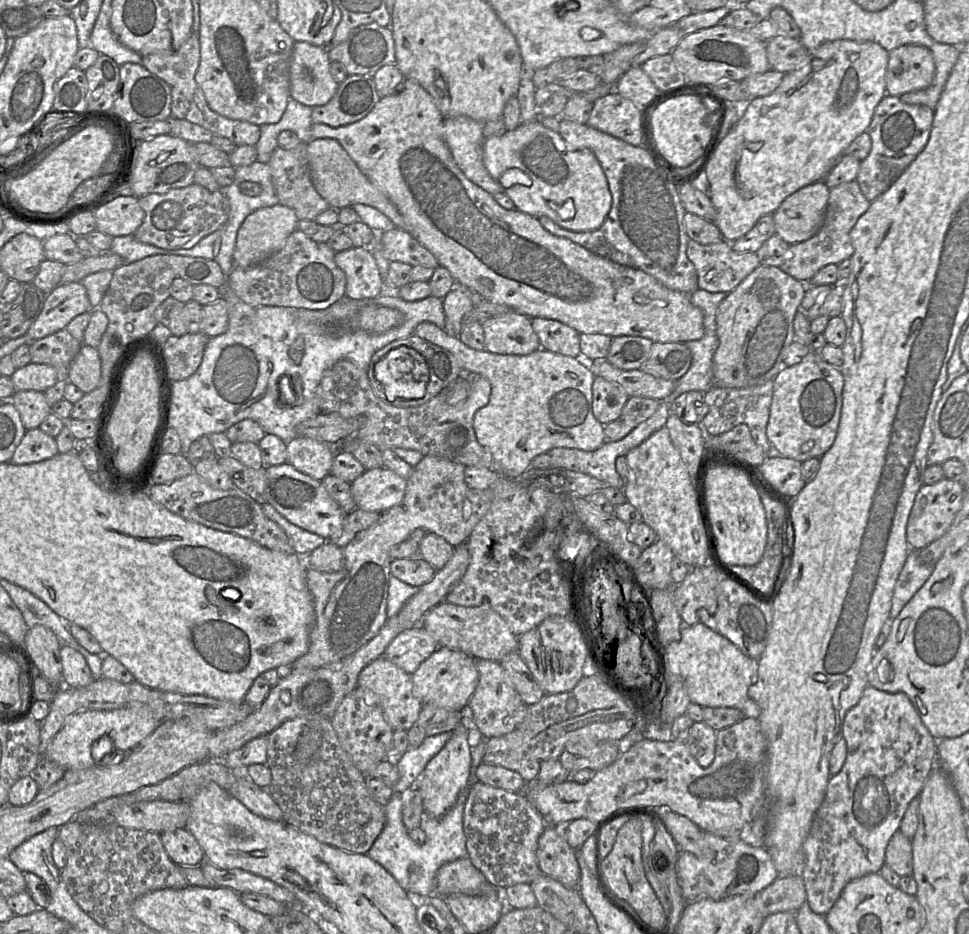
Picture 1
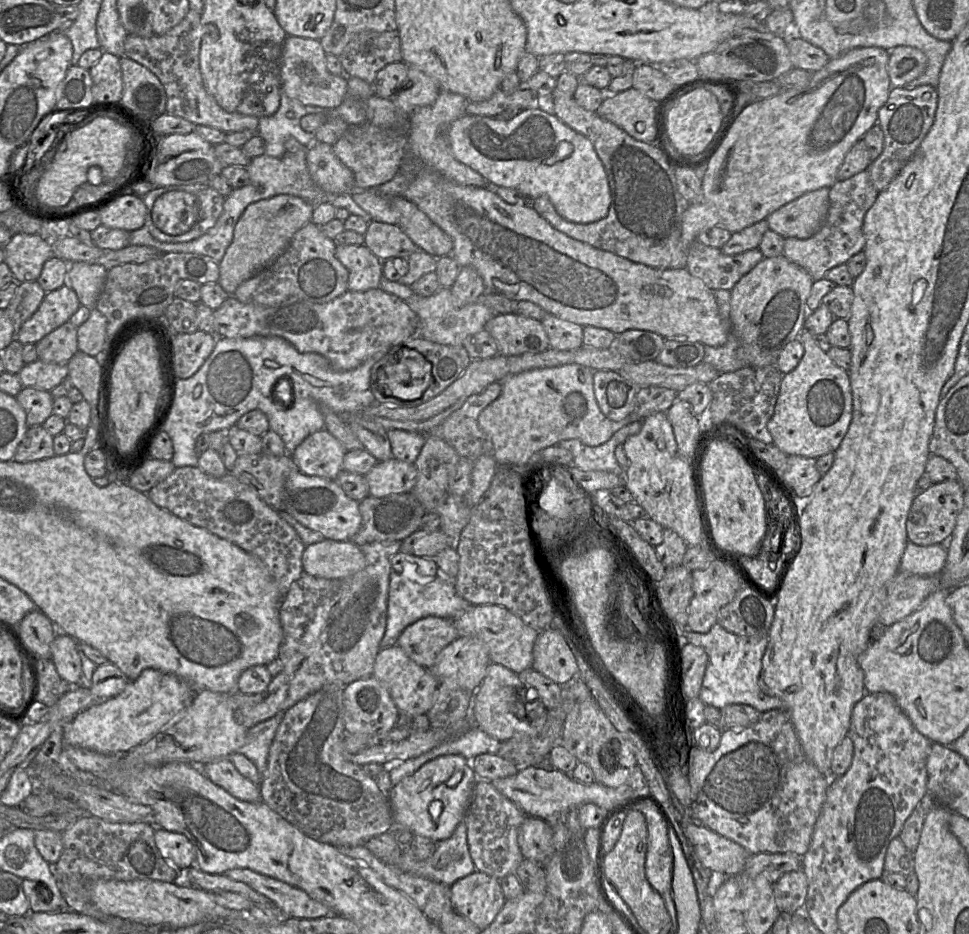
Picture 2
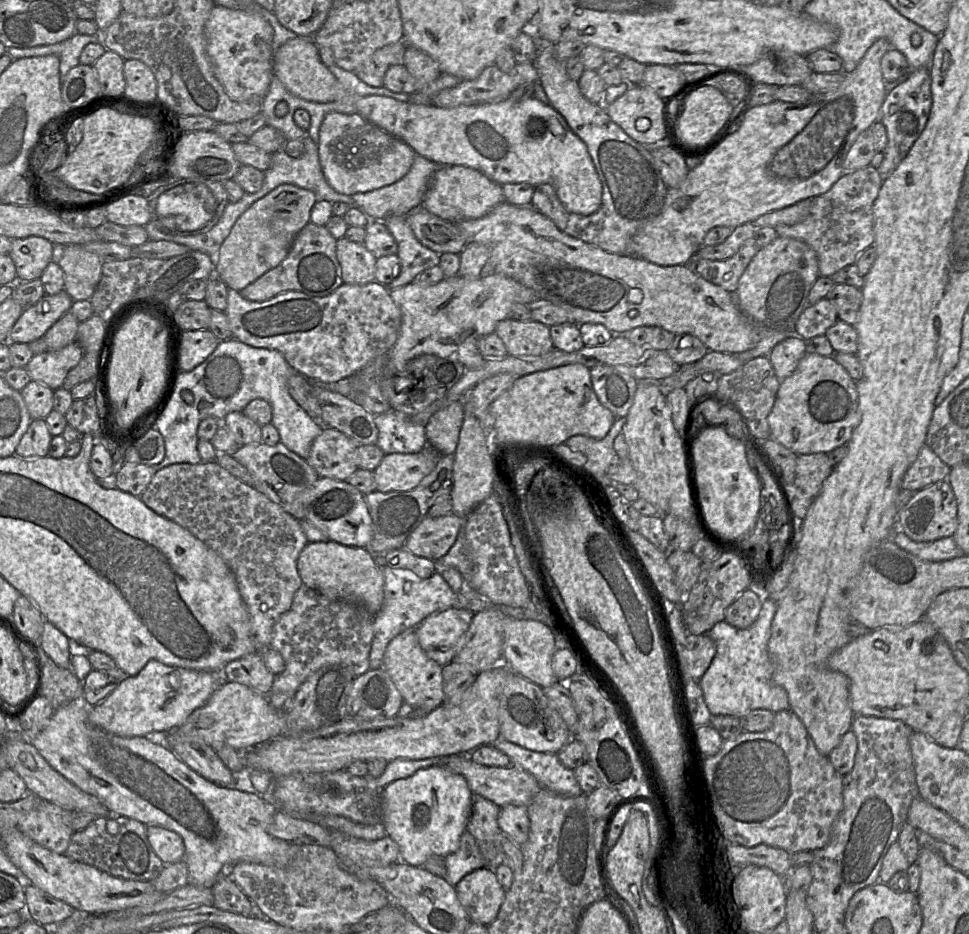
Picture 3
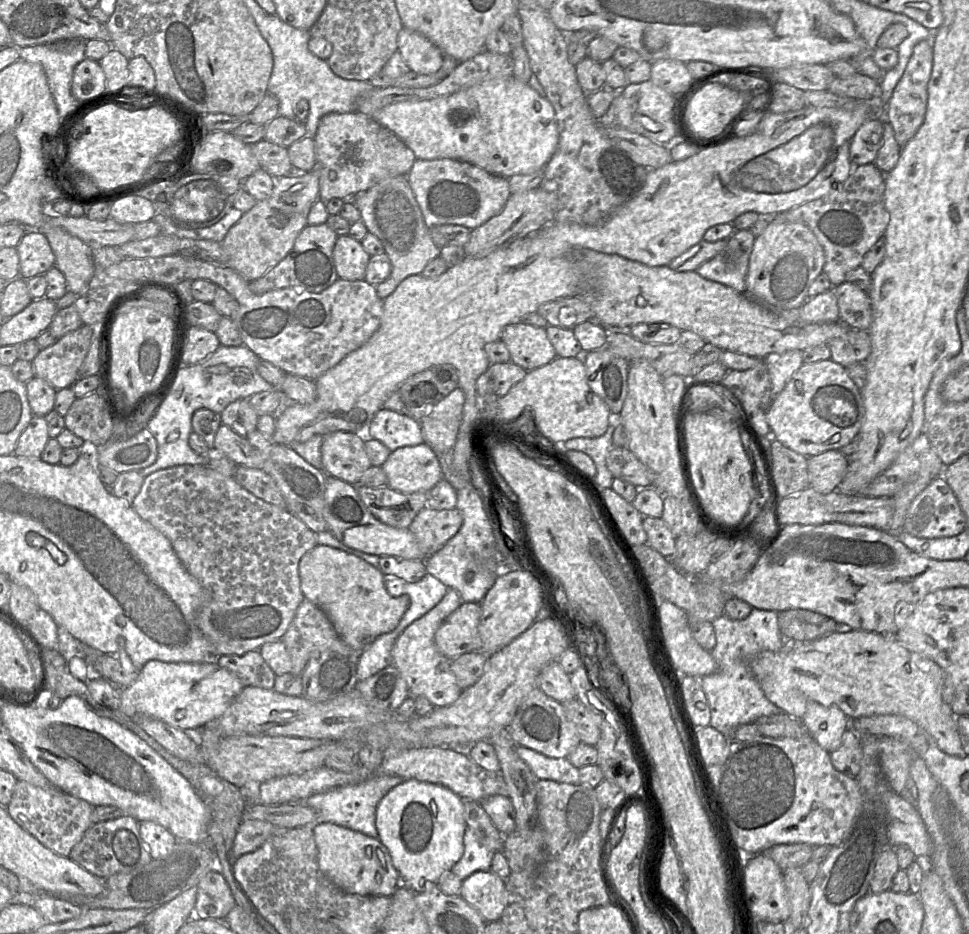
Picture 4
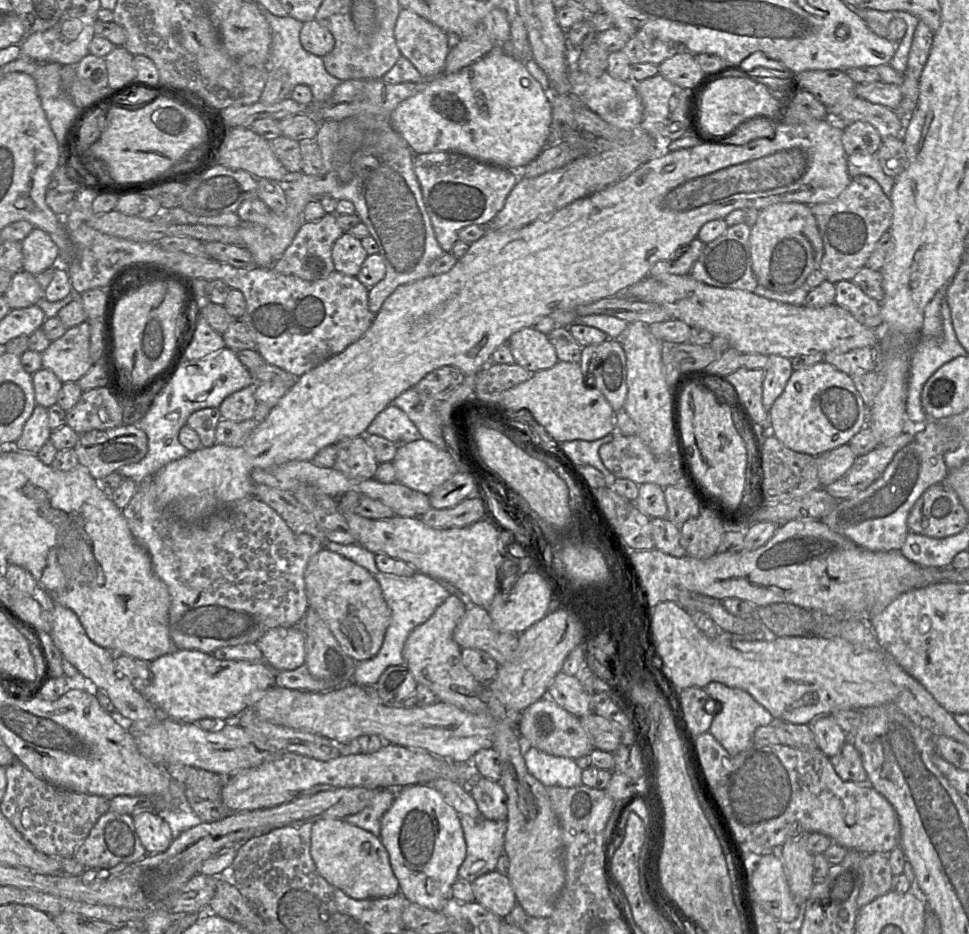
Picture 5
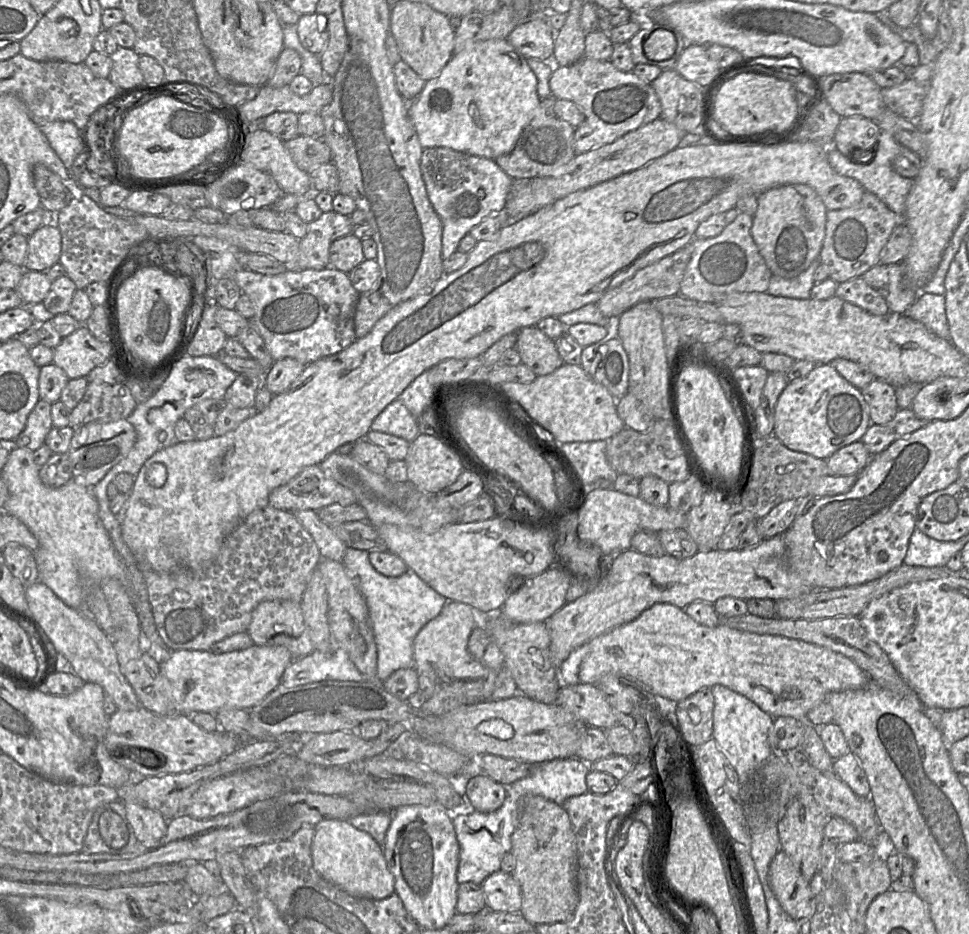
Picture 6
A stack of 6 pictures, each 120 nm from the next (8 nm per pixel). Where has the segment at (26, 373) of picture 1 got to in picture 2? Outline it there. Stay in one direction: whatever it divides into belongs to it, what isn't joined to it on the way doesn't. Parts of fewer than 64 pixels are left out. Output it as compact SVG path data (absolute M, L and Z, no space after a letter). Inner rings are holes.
M38 359L26 364L18 376L23 387L50 392L67 378L68 365L46 363Z

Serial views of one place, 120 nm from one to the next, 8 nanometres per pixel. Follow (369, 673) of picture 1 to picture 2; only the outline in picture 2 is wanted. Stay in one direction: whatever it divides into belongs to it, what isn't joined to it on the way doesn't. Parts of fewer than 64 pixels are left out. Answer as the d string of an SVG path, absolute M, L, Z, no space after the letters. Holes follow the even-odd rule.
M398 645L380 649L375 658L372 676L387 688L399 712L410 716L428 712L440 684L431 669L416 664Z

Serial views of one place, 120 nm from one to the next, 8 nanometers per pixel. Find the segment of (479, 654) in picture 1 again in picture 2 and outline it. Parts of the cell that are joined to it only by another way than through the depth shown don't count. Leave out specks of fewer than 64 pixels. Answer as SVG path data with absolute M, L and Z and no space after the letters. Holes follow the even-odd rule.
M496 604L471 605L452 620L459 637L476 637L485 644L491 662L505 666L516 674L532 667L534 643L541 631L534 630L505 607Z

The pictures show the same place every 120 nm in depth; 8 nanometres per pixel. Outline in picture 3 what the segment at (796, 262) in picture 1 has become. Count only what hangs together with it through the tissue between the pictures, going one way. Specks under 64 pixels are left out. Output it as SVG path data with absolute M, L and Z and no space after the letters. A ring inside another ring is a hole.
M871 164L853 172L844 173L825 193L812 198L807 217L794 225L774 227L780 237L801 240L817 254L819 275L831 277L847 265L853 265L860 253L874 243L873 203L883 178Z

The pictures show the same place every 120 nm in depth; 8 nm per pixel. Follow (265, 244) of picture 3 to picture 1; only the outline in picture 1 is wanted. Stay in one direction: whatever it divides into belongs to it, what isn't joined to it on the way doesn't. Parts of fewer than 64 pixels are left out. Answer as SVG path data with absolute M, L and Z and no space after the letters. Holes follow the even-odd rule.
M276 204L259 208L250 213L241 224L233 252L233 267L248 267L263 262L281 250L288 237L297 230L299 219L295 212L284 205Z

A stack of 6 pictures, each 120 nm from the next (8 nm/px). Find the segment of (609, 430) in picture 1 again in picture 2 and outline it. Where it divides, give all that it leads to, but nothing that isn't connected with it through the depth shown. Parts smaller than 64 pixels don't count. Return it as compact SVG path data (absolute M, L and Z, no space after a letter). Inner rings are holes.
M658 386L638 388L630 413L631 422L643 420L654 413L666 413L677 400L677 395L678 392L672 389Z

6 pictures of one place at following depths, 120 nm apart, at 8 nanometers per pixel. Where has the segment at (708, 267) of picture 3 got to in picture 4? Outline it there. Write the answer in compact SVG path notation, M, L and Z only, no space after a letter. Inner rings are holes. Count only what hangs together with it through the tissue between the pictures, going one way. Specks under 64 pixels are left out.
M736 230L726 240L725 247L713 258L701 264L696 272L711 281L746 292L745 277L755 237L749 230Z

